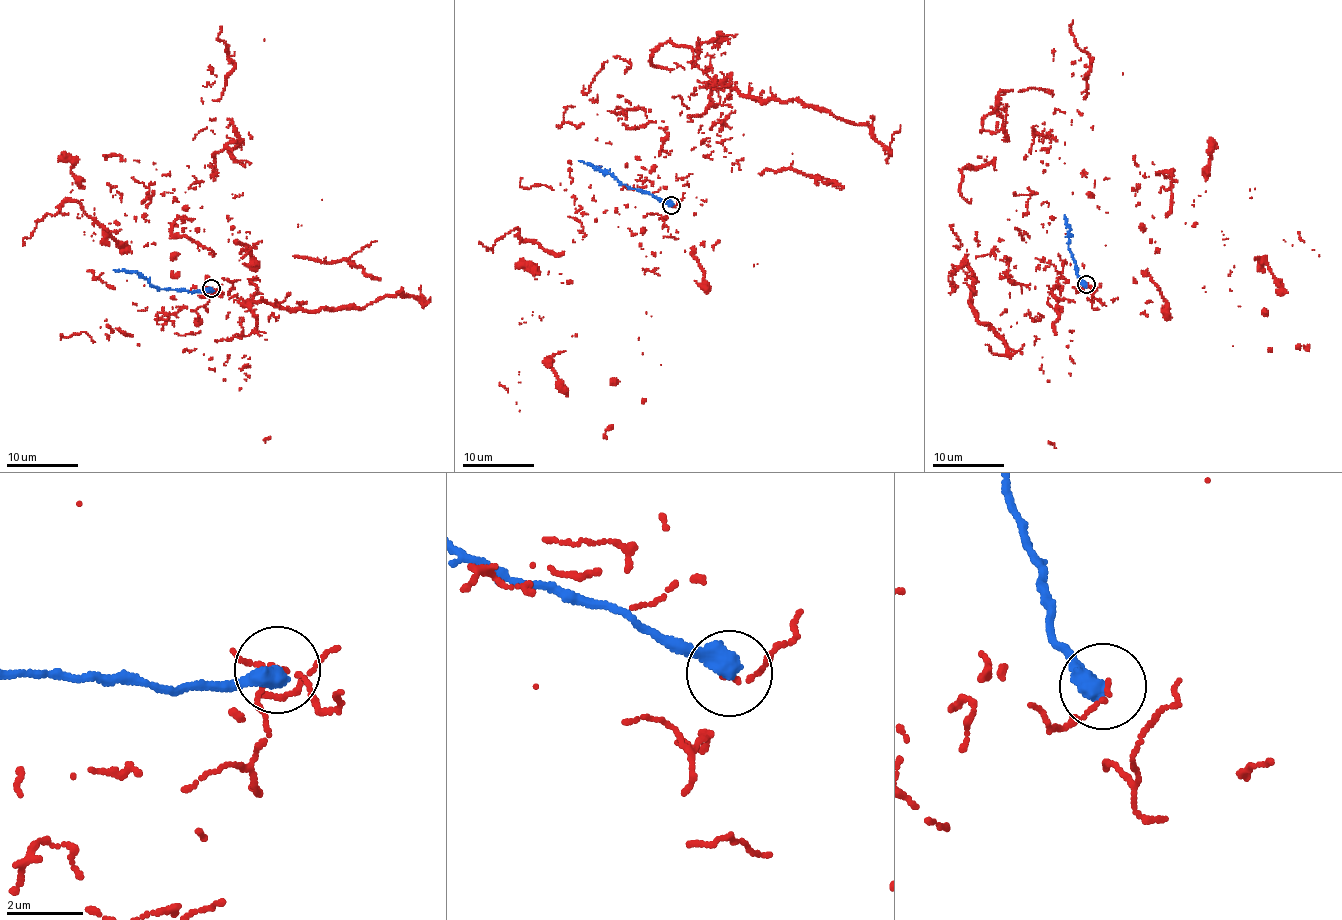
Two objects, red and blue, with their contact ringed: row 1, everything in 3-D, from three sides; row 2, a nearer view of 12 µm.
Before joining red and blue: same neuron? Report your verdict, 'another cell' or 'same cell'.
another cell

